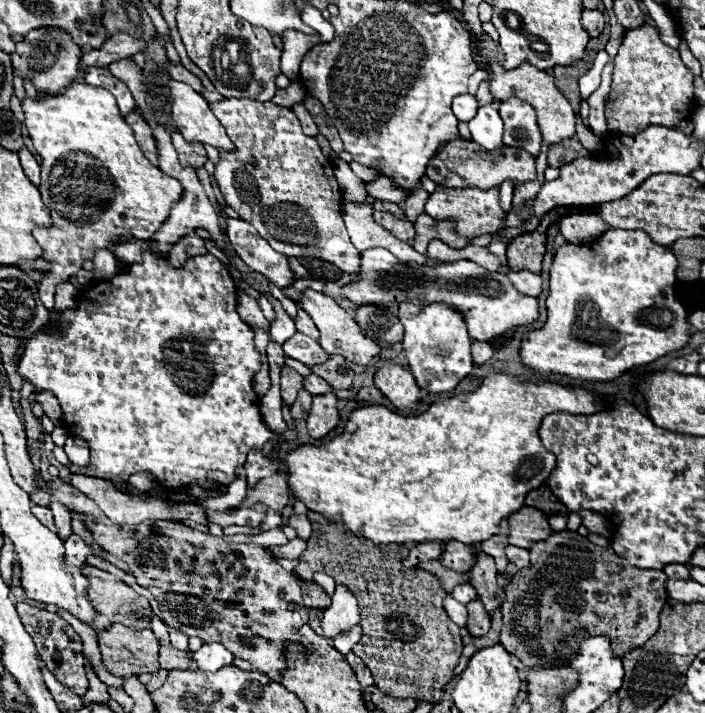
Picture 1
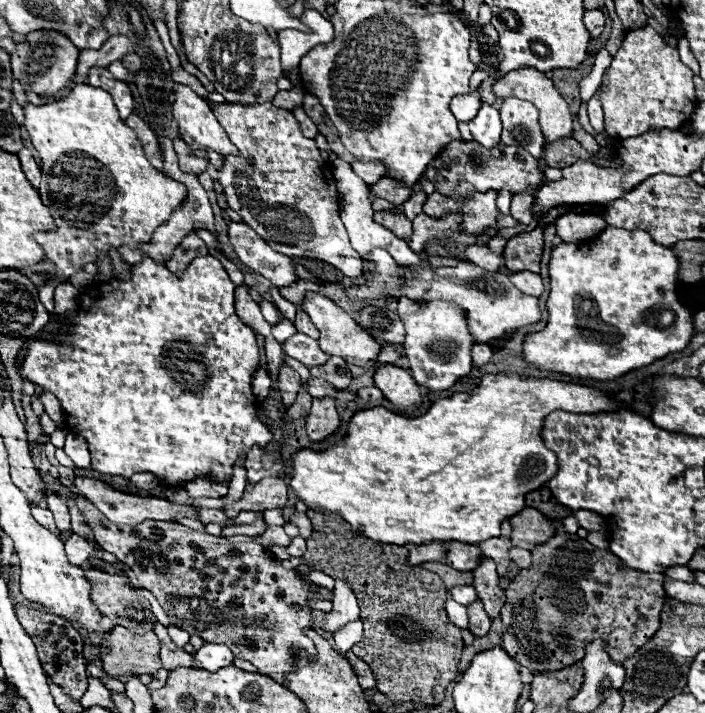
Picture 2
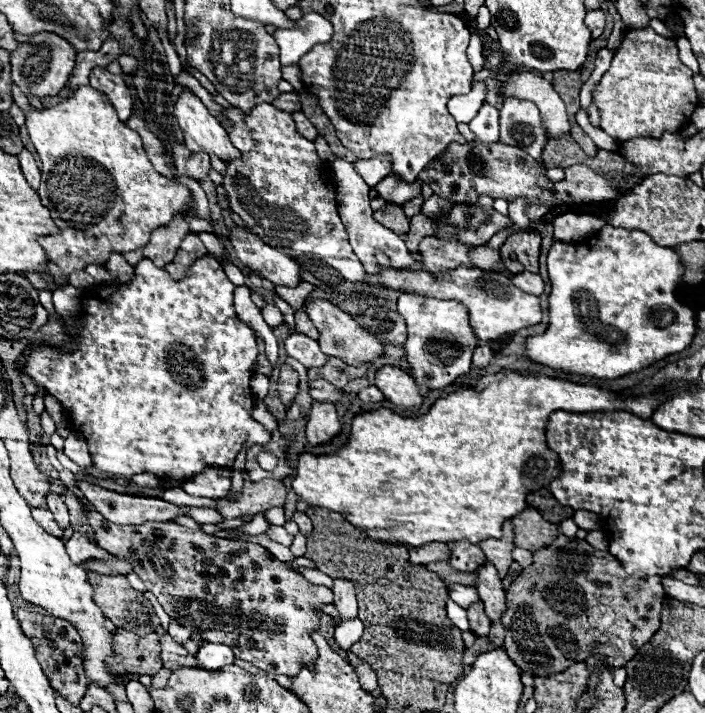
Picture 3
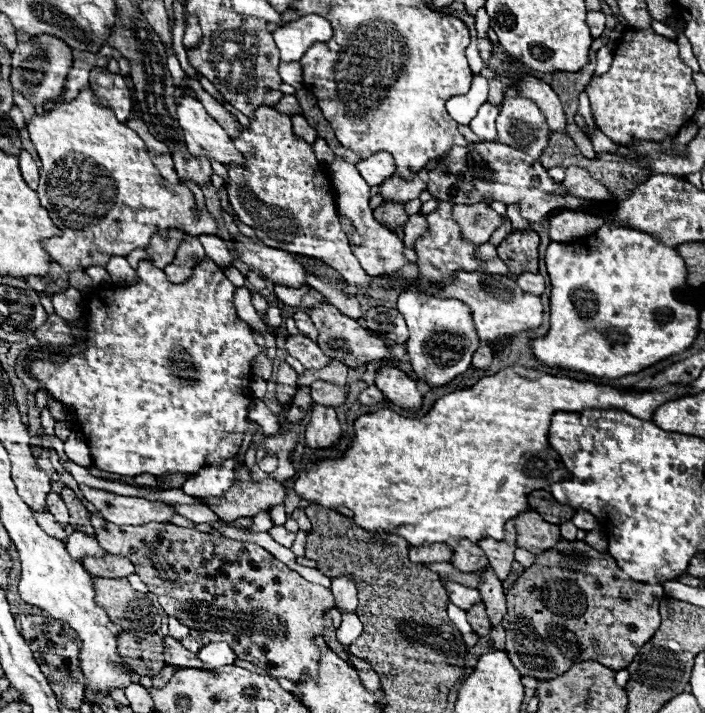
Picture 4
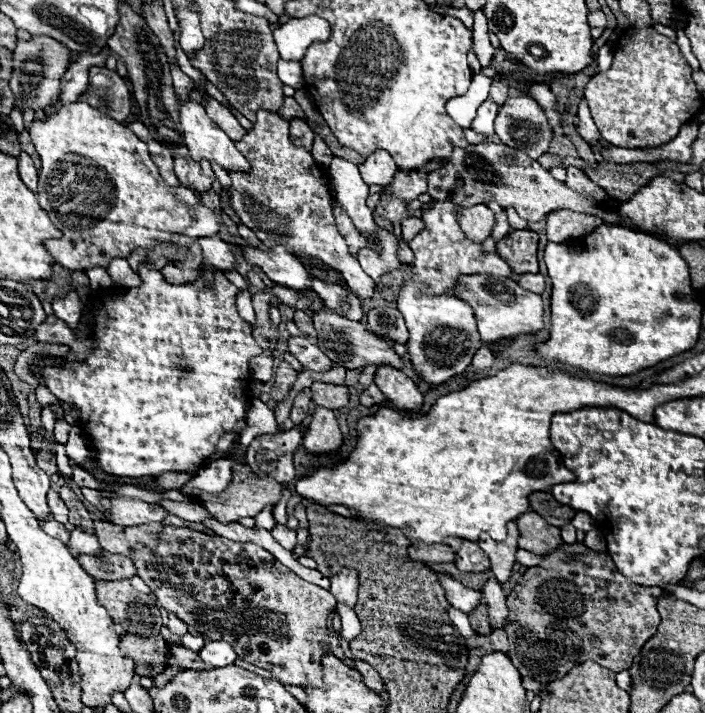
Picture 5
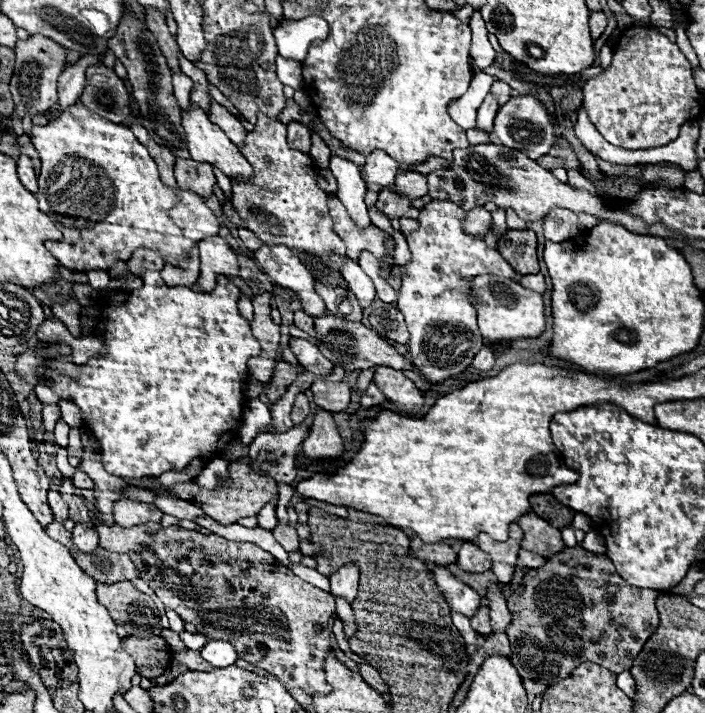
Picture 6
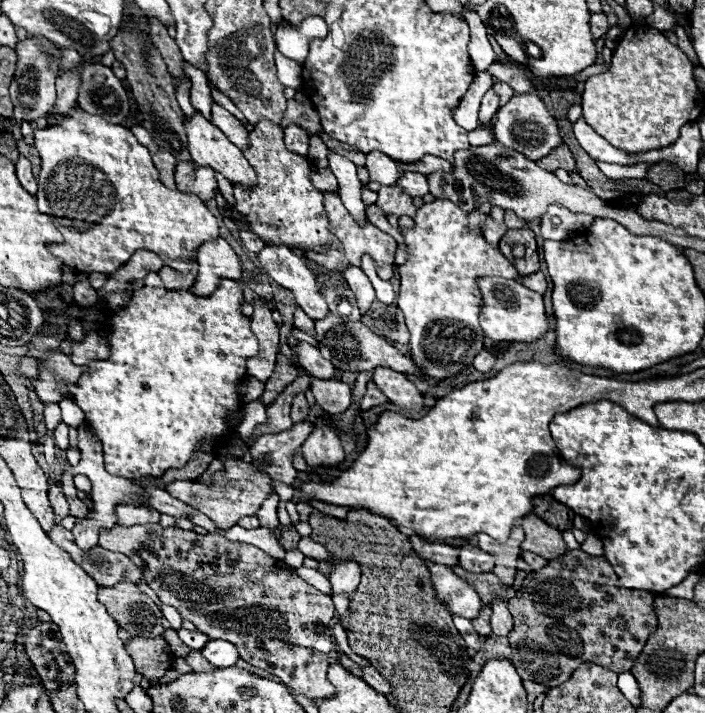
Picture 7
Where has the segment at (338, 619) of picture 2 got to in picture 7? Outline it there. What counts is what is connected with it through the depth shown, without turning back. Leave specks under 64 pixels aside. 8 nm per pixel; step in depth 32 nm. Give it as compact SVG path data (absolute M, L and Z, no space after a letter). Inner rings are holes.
M344 560L340 562L332 572L330 572L330 582L332 582L332 592L340 594L346 592L348 596L354 594L354 590L360 584L360 564L354 560Z

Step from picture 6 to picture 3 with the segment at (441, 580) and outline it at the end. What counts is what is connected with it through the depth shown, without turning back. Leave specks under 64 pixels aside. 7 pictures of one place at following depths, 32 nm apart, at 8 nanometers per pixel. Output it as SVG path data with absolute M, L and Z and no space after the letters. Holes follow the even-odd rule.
M450 584L448 594L450 594L450 600L454 600L462 608L470 608L470 604L474 604L474 600L480 600L476 588L462 586L462 584Z

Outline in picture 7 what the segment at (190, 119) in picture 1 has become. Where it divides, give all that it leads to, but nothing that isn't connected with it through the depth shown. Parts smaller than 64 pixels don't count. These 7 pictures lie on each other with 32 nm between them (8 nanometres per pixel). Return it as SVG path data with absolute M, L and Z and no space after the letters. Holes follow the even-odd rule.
M196 112L196 116L192 120L184 120L186 132L188 132L188 150L192 154L192 160L196 164L204 164L208 168L212 168L214 172L220 172L226 180L232 182L232 186L242 186L242 188L252 188L256 174L250 168L248 160L244 158L242 150L236 148L234 144L230 144L230 140L208 120L204 120L204 116L200 112Z

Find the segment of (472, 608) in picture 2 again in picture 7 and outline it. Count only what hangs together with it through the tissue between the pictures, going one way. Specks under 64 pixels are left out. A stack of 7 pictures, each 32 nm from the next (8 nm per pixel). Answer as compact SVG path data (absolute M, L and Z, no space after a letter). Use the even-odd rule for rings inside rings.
M482 606L478 618L472 620L472 624L474 624L474 628L476 628L478 634L490 636L492 634L492 628L490 628L490 606Z

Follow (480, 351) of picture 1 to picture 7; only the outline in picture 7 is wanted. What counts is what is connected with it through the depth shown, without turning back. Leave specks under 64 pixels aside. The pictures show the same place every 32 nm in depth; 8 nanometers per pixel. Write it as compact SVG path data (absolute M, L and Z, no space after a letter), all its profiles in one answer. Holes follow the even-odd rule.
M482 350L476 358L474 358L474 362L472 362L472 366L478 370L478 372L490 372L492 368L494 368L494 356L488 352L488 350Z

